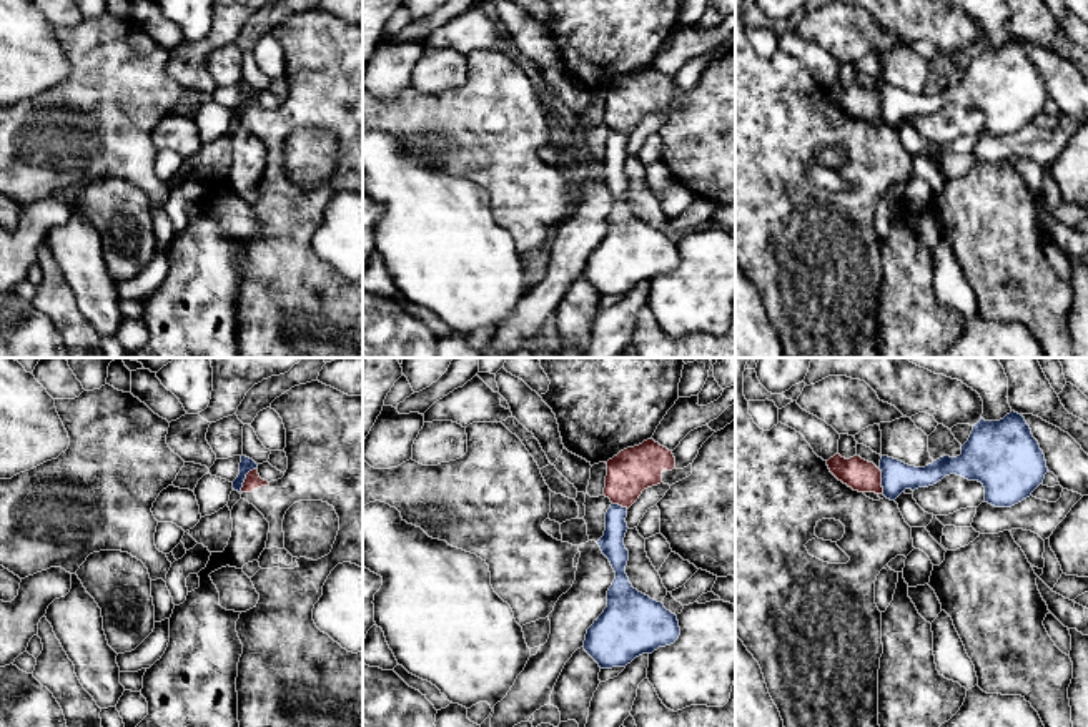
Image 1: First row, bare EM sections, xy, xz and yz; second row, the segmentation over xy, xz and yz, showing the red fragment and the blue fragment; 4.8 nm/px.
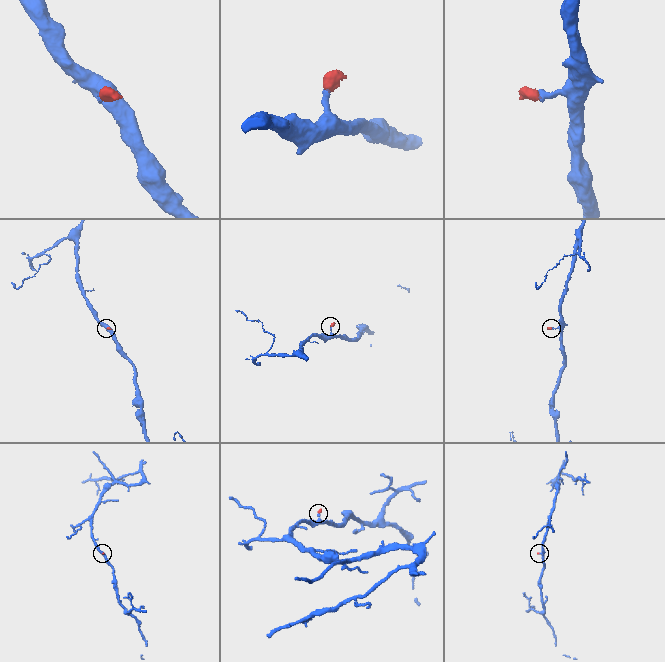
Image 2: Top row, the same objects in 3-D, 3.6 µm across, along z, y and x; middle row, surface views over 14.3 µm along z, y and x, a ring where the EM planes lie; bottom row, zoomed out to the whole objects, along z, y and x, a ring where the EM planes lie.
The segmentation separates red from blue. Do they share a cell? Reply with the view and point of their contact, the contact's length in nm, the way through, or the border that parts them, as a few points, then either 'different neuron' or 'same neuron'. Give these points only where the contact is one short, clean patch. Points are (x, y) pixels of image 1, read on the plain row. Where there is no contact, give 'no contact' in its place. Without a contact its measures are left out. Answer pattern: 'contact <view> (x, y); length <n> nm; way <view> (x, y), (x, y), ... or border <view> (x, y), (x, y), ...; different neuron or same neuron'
contact xy (245, 107); length 150 nm; border xy (257, 93), (247, 102), (242, 120); different neuron

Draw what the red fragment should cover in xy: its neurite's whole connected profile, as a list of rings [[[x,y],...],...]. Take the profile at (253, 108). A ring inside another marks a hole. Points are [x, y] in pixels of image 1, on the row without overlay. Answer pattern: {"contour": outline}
{"contour": [[[311,8],[291,15],[289,18],[276,25],[270,35],[279,42],[286,57],[284,80],[288,85],[288,96],[281,106],[268,110],[260,105],[256,95],[246,101],[246,106],[241,115],[243,120],[241,126],[253,131],[265,143],[265,146],[270,150],[270,160],[268,160],[266,175],[258,186],[261,196],[253,205],[250,205],[256,220],[260,221],[260,228],[253,236],[241,240],[240,246],[236,248],[236,260],[243,271],[243,281],[238,289],[238,304],[236,304],[240,358],[363,358],[363,278],[358,281],[348,279],[338,270],[334,270],[328,261],[321,260],[313,248],[314,231],[323,223],[323,213],[328,203],[331,201],[331,198],[343,190],[351,190],[363,195],[363,23],[348,23],[319,8]],[[299,128],[328,130],[329,133],[334,135],[339,145],[339,158],[333,171],[333,176],[328,183],[318,188],[306,186],[306,185],[299,185],[299,186],[293,185],[284,176],[283,146],[286,138],[294,130]]]}

